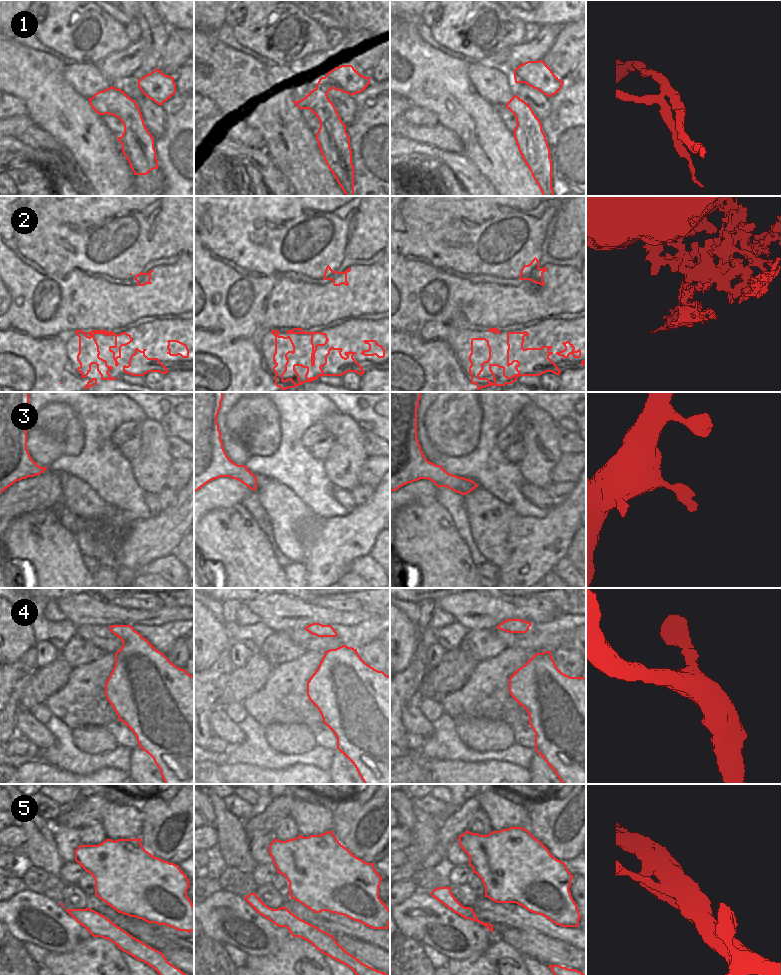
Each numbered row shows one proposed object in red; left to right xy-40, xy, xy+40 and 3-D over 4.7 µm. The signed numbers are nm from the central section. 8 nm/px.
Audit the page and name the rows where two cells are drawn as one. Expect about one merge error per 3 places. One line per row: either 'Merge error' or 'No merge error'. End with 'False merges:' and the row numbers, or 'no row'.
1: Merge error
2: No merge error
3: No merge error
4: No merge error
5: No merge error
False merges: 1.

